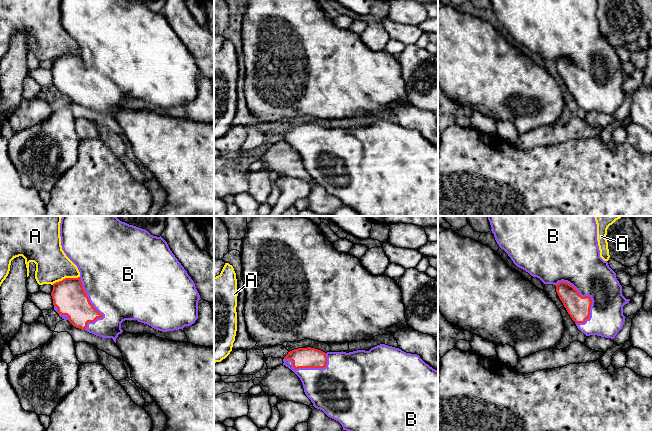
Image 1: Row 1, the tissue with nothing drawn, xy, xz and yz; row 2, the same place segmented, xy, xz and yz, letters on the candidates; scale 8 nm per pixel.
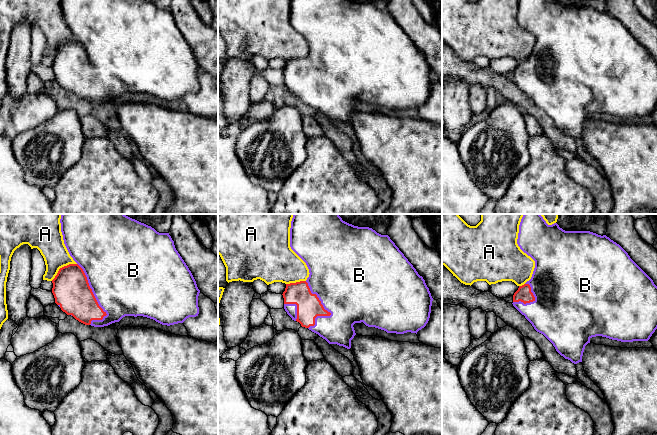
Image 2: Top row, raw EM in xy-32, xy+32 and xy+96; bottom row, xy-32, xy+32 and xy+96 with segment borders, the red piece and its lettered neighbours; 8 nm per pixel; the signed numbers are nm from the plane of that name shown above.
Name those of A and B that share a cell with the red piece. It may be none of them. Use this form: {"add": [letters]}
{"add": ["B"]}

